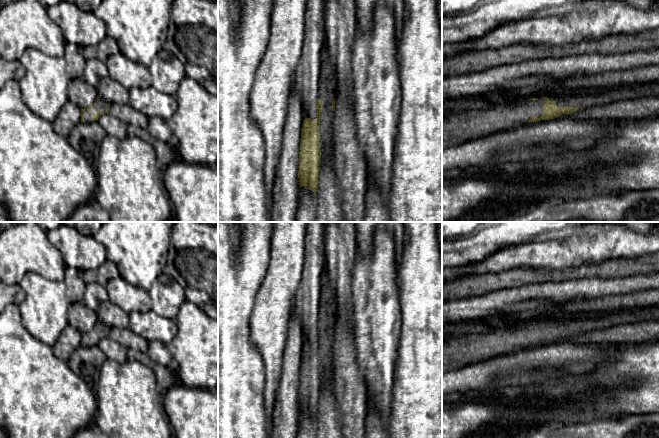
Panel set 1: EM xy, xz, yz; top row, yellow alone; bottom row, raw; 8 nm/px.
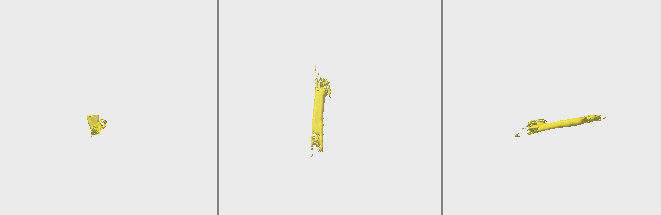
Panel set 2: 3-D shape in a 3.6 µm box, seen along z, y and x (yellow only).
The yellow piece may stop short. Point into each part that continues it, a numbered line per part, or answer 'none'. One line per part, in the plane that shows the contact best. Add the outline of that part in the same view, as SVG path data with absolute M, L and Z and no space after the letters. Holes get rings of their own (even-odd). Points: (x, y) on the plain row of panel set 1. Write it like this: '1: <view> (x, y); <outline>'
1: xy (101, 329); M99 321L96 324L96 328L93 330L93 334L89 337L87 334L84 334L84 346L88 347L92 345L92 340L95 339L96 335L105 336L108 333L109 327L103 322Z
2: xz (326, 318); M326 265L321 274L321 296L318 323L323 325L322 336L320 338L320 374L321 385L333 374L333 344L334 335L332 333L332 324L334 323L334 313L332 312L332 303L334 294L329 280Z

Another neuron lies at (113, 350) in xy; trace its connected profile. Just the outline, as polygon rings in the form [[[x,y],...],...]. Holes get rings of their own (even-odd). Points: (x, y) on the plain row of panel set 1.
[[[109,337],[102,338],[97,346],[103,351],[107,359],[118,363],[125,363],[130,357],[131,352]]]

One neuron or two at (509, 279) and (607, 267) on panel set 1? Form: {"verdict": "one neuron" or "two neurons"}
{"verdict": "one neuron"}

